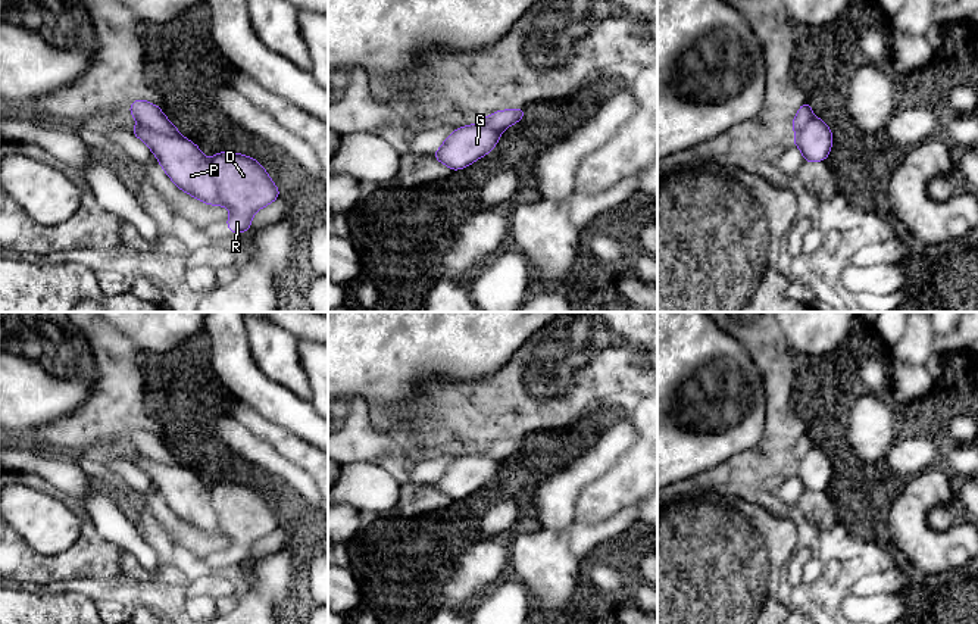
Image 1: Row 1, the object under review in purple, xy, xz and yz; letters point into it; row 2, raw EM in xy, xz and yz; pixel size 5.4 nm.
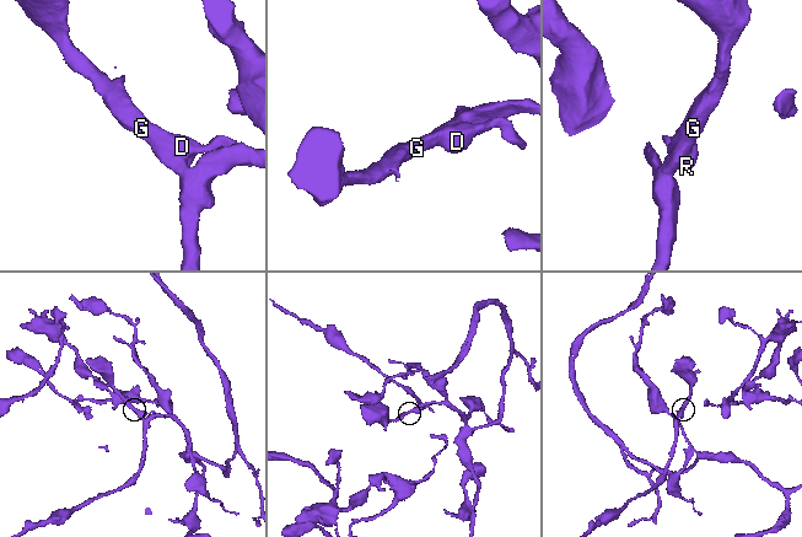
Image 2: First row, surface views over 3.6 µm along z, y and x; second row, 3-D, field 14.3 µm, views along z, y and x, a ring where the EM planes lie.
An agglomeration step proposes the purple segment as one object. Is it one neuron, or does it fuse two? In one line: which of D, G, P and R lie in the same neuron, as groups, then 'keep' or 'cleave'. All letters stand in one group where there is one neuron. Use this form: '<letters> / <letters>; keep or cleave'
D R / G P; cleave

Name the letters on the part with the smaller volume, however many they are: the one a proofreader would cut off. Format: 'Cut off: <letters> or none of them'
Cut off: D, R

